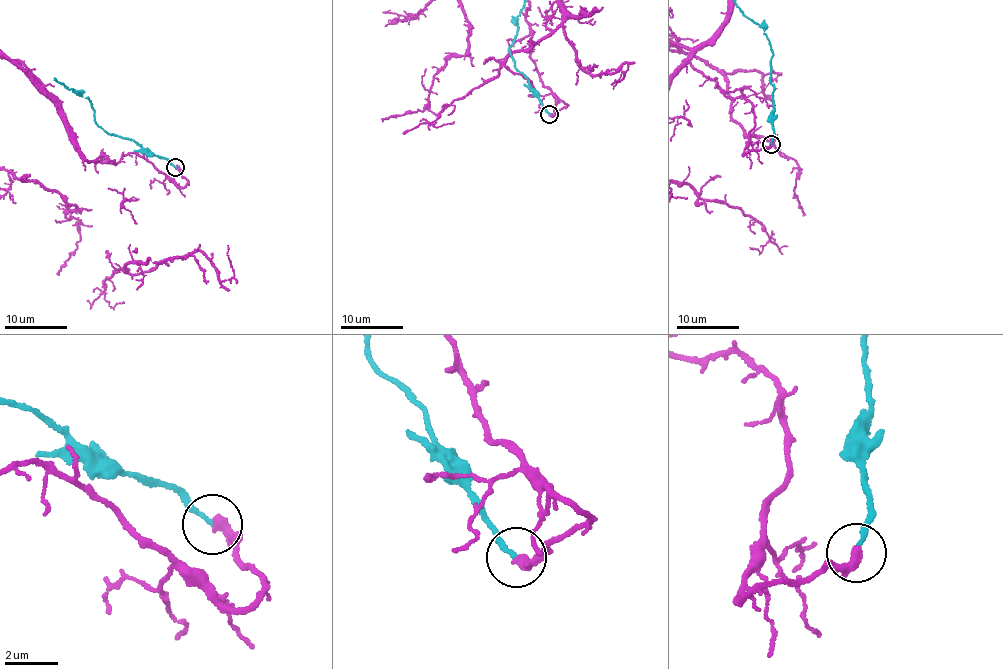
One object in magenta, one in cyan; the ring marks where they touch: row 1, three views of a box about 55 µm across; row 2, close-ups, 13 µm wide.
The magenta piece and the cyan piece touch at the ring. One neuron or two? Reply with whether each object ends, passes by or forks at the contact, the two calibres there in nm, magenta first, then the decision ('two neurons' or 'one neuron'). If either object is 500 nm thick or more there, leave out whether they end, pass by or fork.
magenta ends; cyan ends; calibres 400 and 160 nm; two neurons

